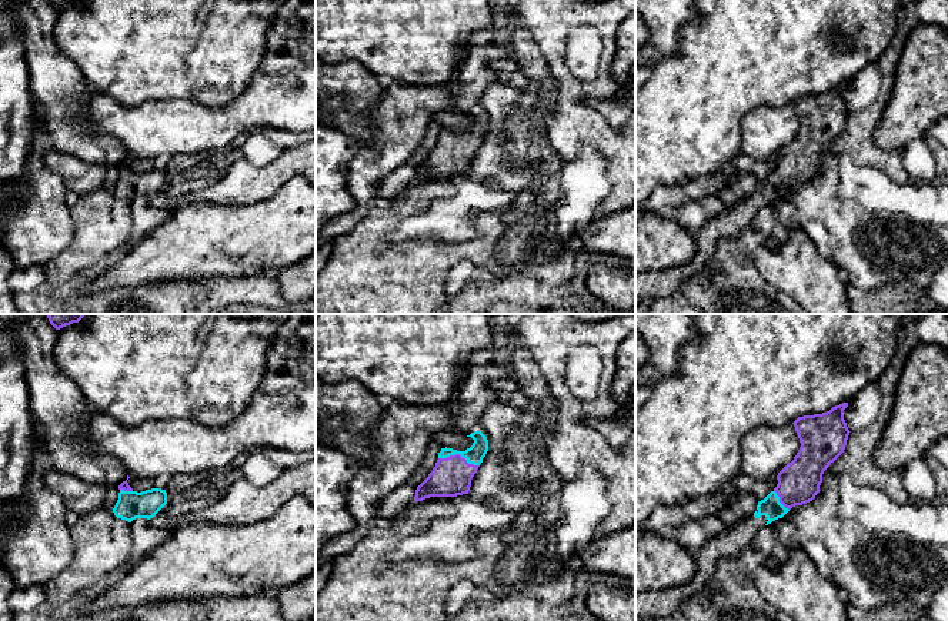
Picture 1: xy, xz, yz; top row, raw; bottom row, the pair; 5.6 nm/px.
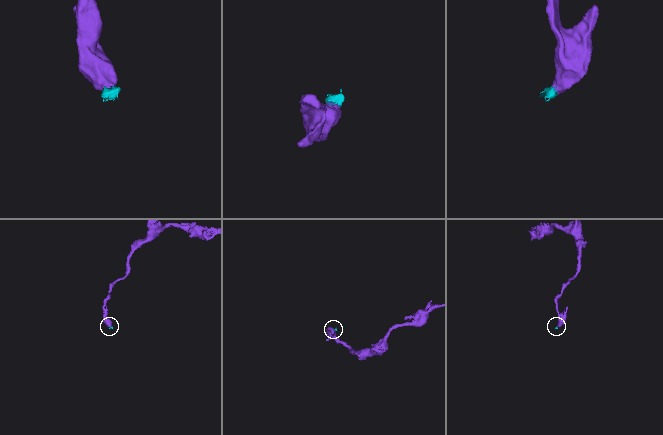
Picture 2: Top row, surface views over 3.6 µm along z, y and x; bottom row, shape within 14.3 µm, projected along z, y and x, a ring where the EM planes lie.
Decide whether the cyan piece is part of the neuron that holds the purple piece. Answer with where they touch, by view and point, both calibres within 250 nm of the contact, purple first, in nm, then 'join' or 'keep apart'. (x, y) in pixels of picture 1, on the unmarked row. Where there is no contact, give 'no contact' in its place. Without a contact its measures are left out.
xz (459, 134) | 220/100 nm | join

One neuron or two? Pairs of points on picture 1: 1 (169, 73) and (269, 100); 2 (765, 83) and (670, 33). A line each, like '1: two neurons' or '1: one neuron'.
1: two neurons
2: two neurons

